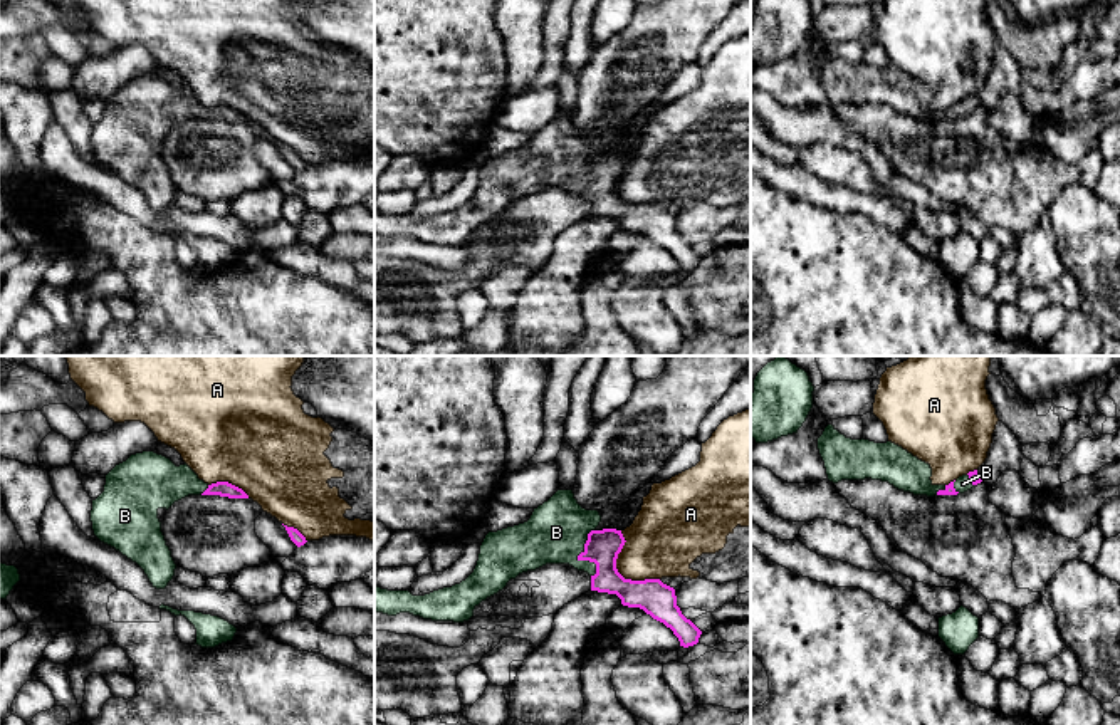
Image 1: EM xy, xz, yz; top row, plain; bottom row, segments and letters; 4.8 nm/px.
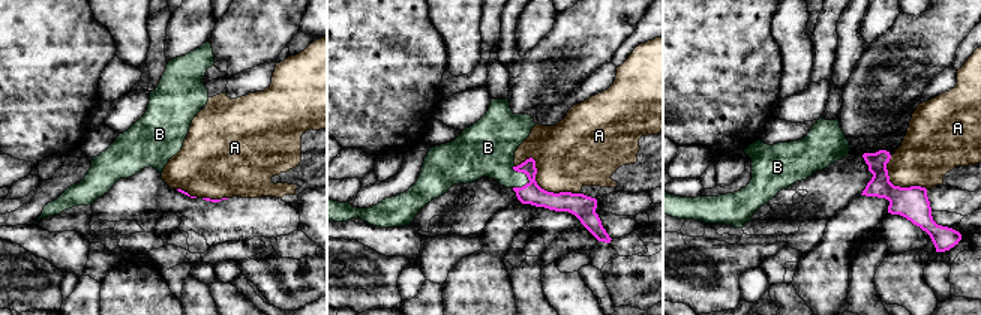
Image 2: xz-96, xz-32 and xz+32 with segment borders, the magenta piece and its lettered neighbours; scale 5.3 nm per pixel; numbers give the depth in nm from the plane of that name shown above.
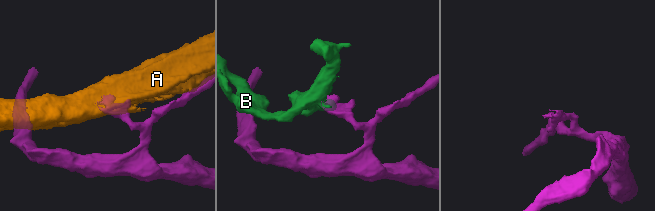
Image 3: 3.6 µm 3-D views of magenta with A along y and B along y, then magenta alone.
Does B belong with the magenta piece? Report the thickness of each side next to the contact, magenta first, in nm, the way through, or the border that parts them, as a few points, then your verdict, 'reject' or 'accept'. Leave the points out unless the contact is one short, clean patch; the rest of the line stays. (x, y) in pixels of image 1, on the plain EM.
160 nm thick on the magenta side, 300 nm on the other; runs through xz (601, 172), (585, 175), (578, 182), (556, 156); accept

